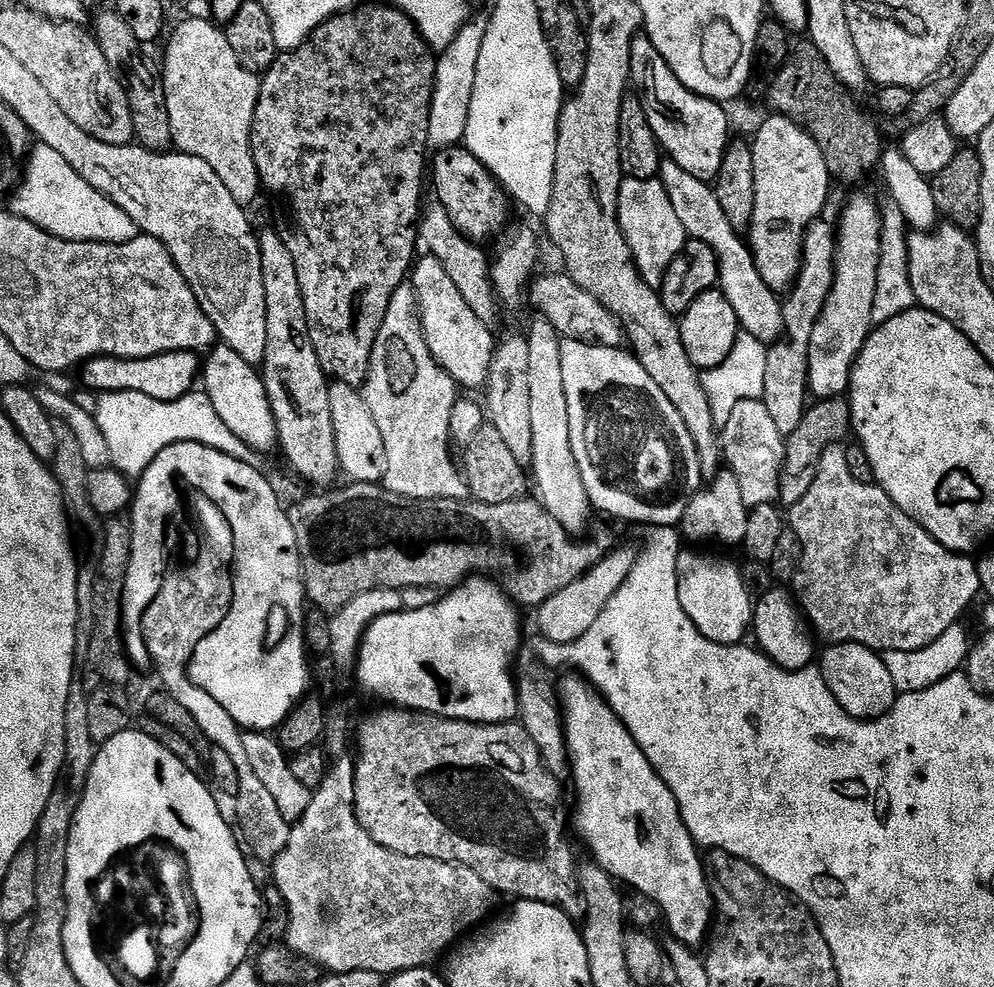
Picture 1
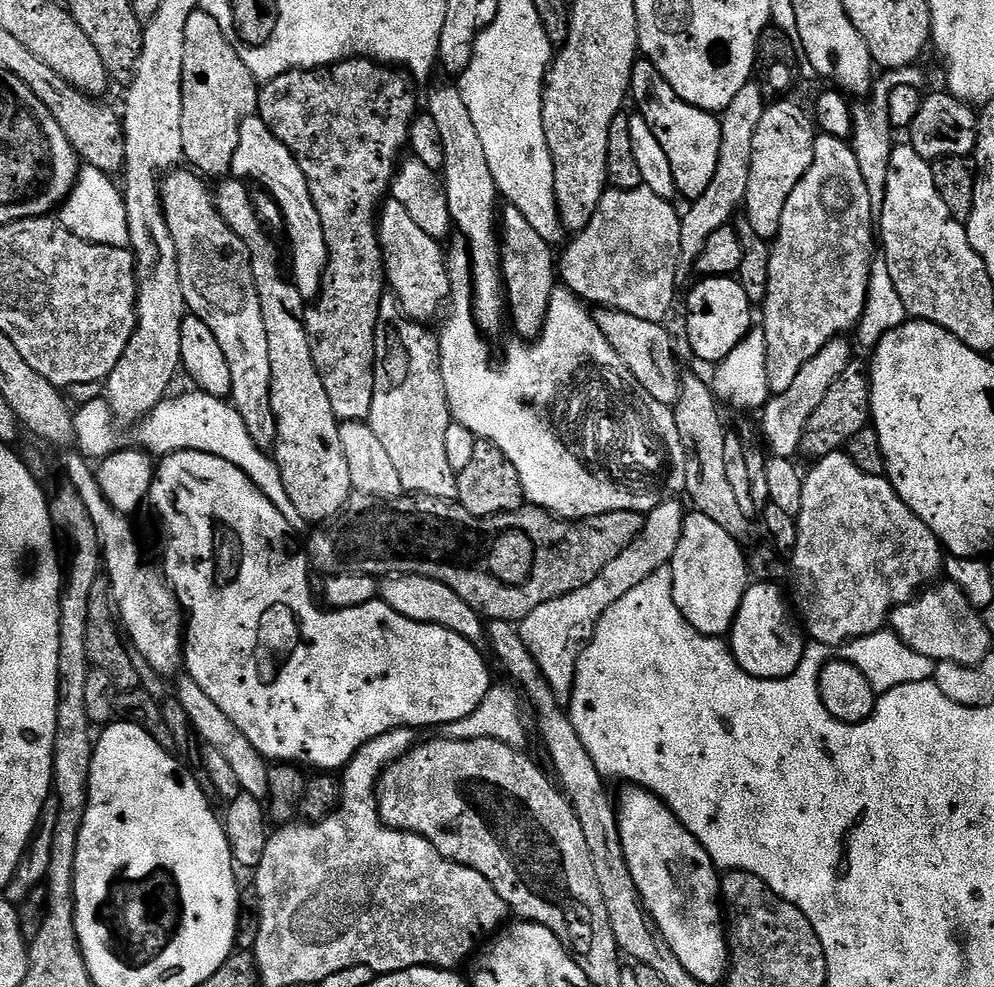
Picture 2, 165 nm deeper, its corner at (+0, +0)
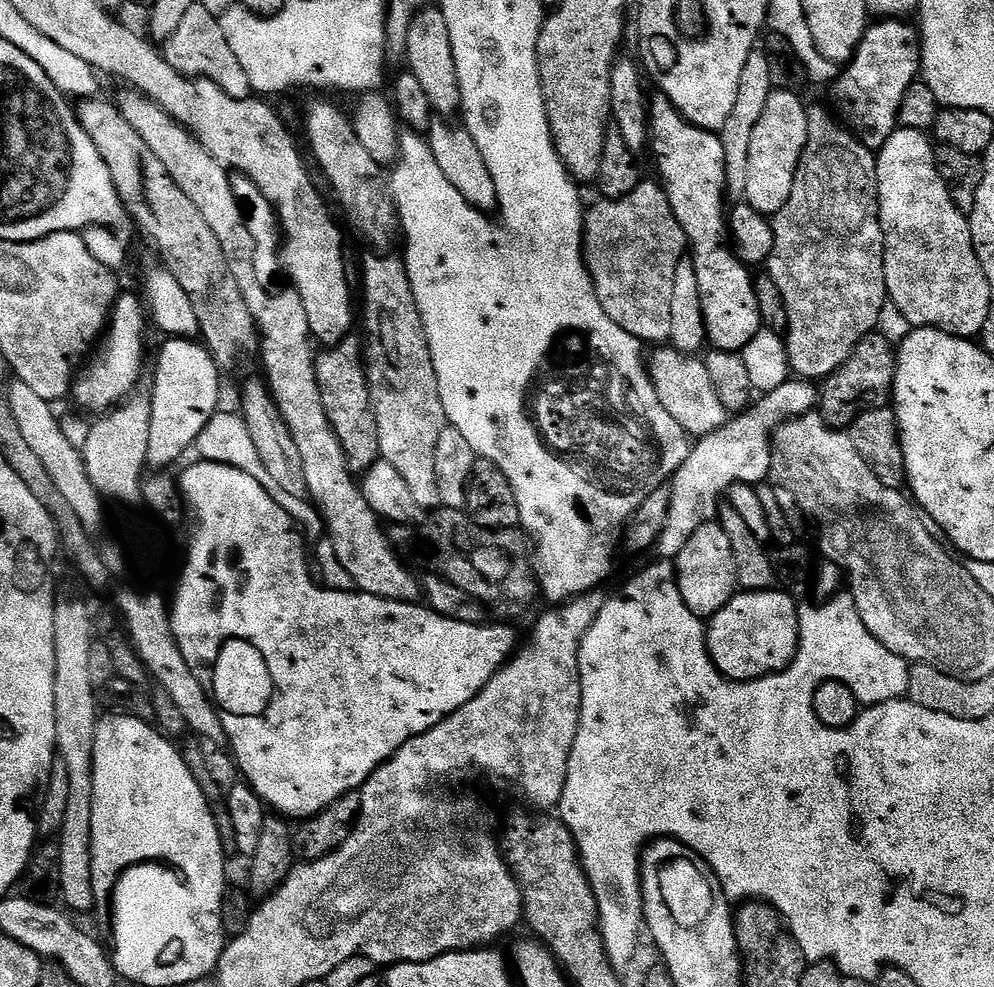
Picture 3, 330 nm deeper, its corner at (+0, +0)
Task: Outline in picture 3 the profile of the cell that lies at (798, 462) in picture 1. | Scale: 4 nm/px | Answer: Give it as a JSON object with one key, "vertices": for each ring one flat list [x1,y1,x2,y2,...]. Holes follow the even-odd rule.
{"vertices":[[879,331,862,337,858,346,854,346,850,358,846,358,846,362,842,362,842,366,823,381,818,396,820,417,831,428,844,430,859,418,864,409,889,407,893,399,892,387,896,381,896,353,894,345]]}

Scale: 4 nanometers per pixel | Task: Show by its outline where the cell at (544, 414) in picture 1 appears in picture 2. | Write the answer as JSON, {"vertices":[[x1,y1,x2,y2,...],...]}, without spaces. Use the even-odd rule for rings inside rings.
{"vertices":[[508,206,505,207,505,212,503,209,502,215,498,220,498,231,502,237,502,267,504,270,504,283,506,287,506,300,510,305,510,318,516,322,516,328,521,332,523,339,528,342,535,341,539,337,540,333,544,330,544,324,548,321,548,311,550,310,550,302,552,301,552,296,555,294,558,287,558,256,555,252,553,245,546,242,546,238,542,238,542,234,538,234,538,230,534,230,534,226,530,226,530,222,526,222,526,218,522,215,518,209]]}

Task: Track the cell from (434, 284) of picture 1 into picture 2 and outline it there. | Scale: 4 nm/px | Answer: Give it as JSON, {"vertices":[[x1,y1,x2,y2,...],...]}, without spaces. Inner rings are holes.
{"vertices":[[391,198,385,199,379,209,378,227,387,287,394,293,400,311,409,320,429,322,435,318,439,308,441,311,445,307,448,297,452,295,448,261,441,241,430,238,430,234,426,234,426,230,420,229,414,218,410,218,406,206]]}

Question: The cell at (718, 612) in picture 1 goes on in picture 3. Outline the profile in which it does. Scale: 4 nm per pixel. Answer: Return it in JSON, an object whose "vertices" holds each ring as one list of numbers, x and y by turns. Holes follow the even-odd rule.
{"vertices":[[719,522,698,526,698,530,690,534,690,542,686,542,682,554,676,556,674,563,680,593,695,616,712,617,718,610,722,610,722,606,730,603,738,591,734,550,726,530]]}

